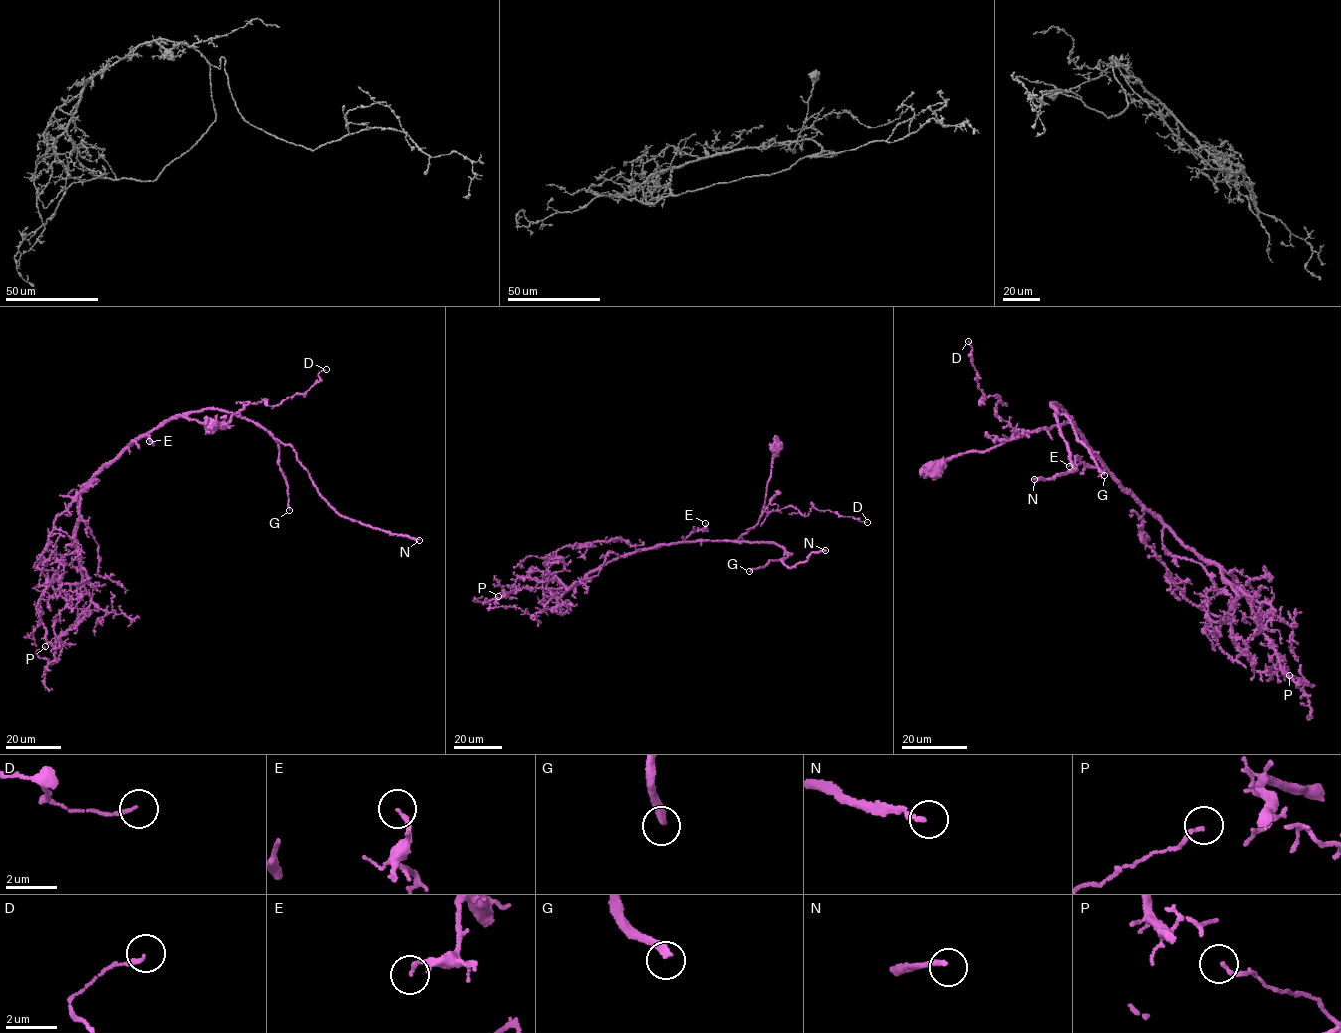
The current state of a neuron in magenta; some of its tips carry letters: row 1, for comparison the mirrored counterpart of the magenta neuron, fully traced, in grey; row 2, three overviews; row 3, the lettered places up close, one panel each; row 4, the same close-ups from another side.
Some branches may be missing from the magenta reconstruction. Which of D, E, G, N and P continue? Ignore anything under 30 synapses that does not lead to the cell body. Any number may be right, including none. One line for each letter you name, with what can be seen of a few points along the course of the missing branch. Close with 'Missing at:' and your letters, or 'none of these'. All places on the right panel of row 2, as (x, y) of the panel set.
Missing at: G, N

